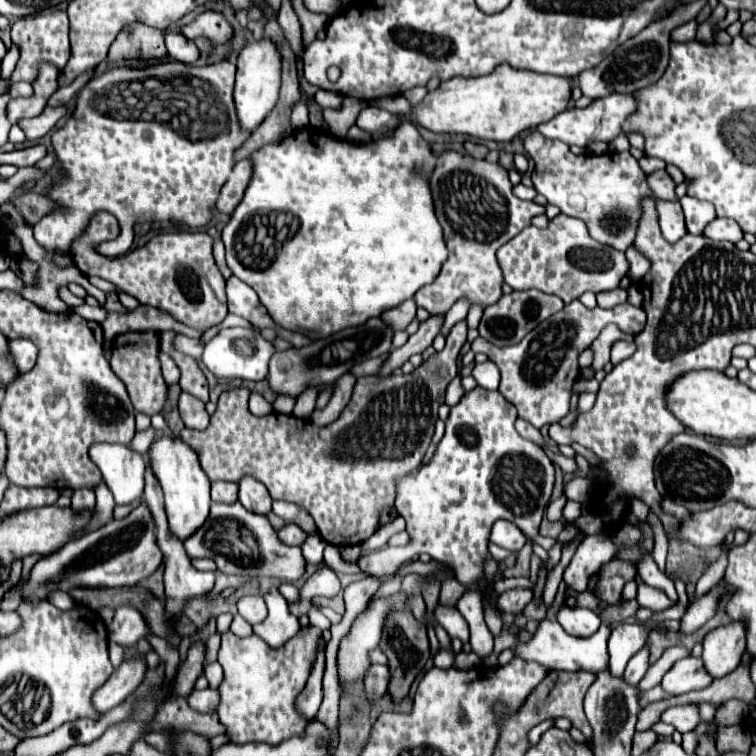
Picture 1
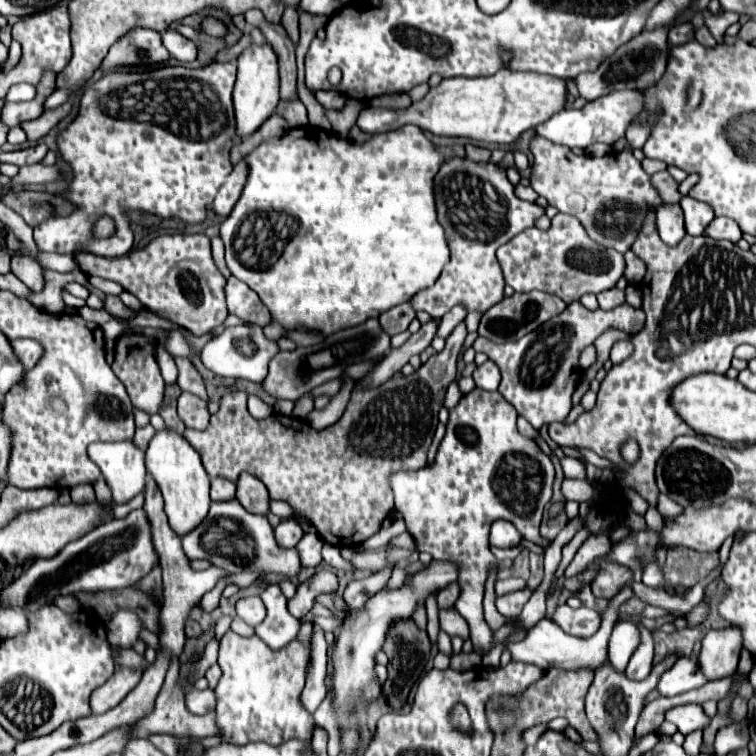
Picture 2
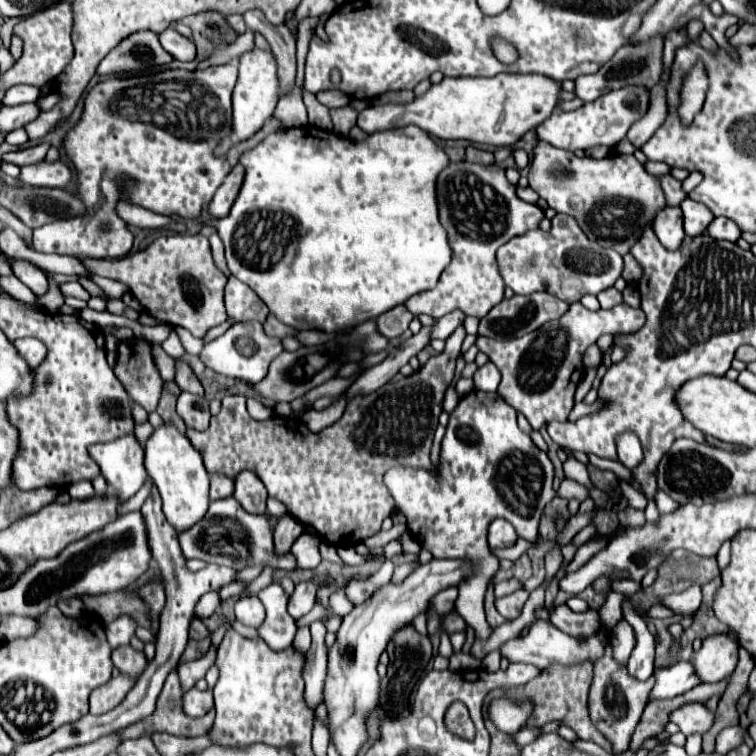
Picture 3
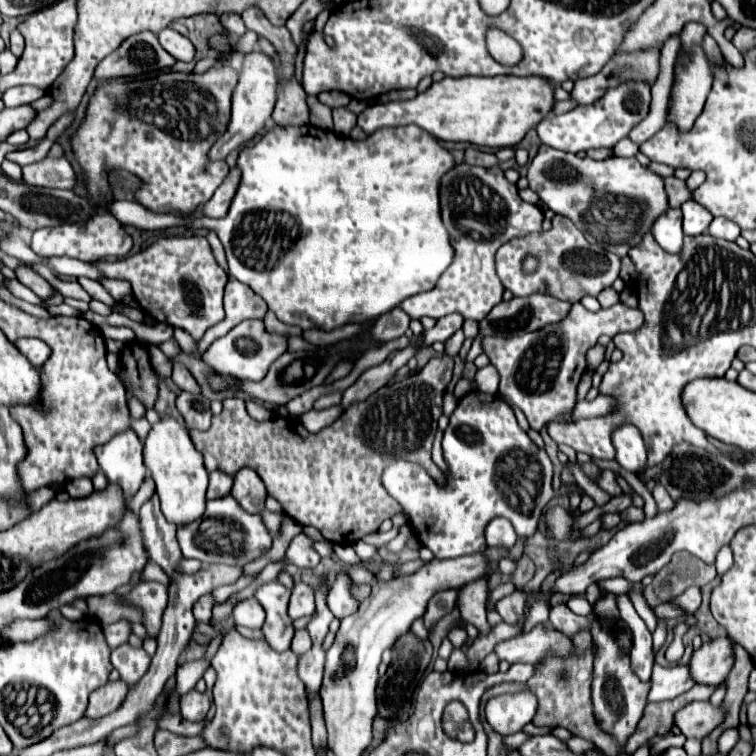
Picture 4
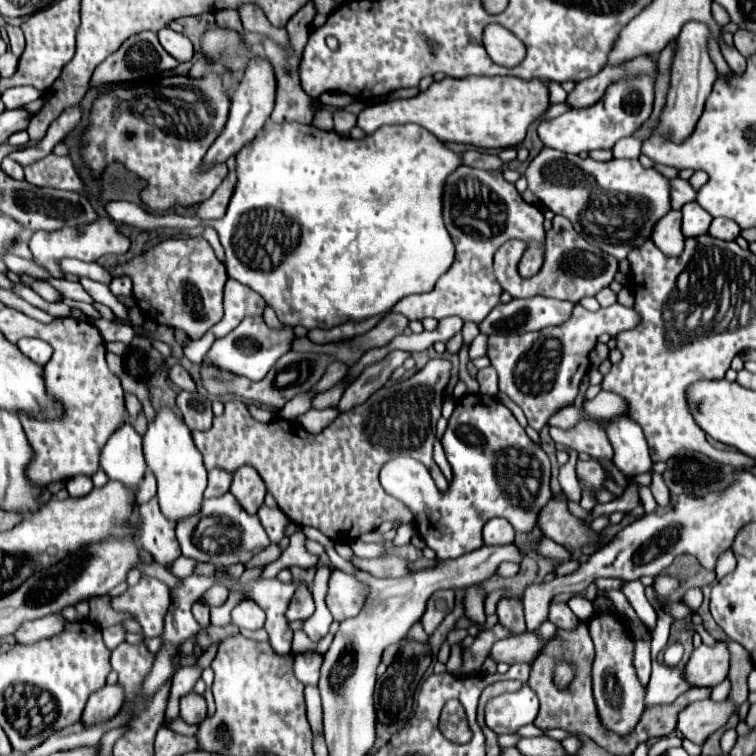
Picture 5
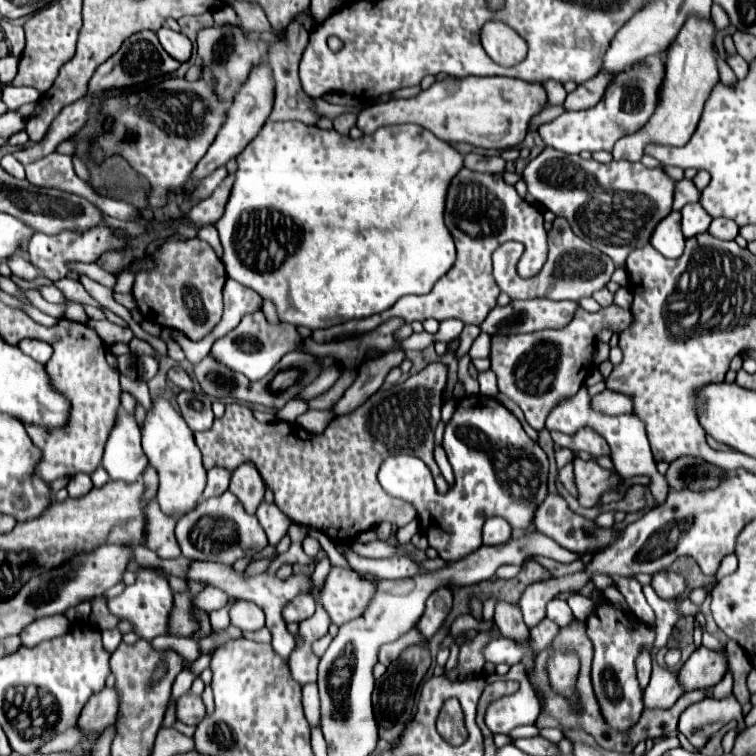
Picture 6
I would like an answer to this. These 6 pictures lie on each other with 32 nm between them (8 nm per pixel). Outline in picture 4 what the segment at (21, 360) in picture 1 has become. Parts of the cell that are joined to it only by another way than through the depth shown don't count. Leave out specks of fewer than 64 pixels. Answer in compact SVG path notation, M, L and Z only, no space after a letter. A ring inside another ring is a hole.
M20 338L16 340L16 348L36 366L42 366L50 358L50 346L38 338Z

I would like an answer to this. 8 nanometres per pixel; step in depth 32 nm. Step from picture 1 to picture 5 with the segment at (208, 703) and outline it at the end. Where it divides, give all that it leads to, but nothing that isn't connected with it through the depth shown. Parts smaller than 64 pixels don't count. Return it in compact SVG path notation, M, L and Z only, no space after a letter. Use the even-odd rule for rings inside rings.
M188 692L180 698L180 718L186 724L198 724L206 716L206 702L200 694Z

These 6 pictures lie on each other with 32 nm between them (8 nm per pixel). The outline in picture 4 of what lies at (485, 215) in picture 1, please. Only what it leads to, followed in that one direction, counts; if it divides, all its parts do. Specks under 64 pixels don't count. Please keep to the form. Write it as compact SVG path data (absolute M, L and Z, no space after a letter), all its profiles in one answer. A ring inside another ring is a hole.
M456 164L456 168L444 176L440 186L440 206L442 222L456 250L454 262L440 276L432 290L402 300L398 308L404 310L412 320L420 320L422 316L438 320L458 312L466 320L472 318L480 322L496 304L502 302L504 288L494 270L496 250L512 238L526 238L528 234L542 232L544 214L538 206L528 204L518 196L516 186L504 178L500 168L486 170L470 164Z

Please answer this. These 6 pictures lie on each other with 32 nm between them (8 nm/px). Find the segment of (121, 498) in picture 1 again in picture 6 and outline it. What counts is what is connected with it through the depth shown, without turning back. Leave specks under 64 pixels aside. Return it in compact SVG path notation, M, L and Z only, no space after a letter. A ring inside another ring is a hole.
M120 412L116 416L116 424L104 448L102 466L112 480L136 482L142 476L148 458L140 446L140 426L134 414Z

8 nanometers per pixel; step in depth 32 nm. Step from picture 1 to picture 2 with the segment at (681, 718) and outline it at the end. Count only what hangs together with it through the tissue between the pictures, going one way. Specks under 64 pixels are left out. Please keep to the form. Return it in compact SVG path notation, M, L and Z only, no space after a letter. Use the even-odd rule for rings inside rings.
M694 704L672 708L672 712L668 712L666 720L672 722L672 724L676 724L678 730L684 736L690 734L690 732L694 732L694 730L706 730L708 724L710 724L710 718L702 710L702 706L694 706Z

